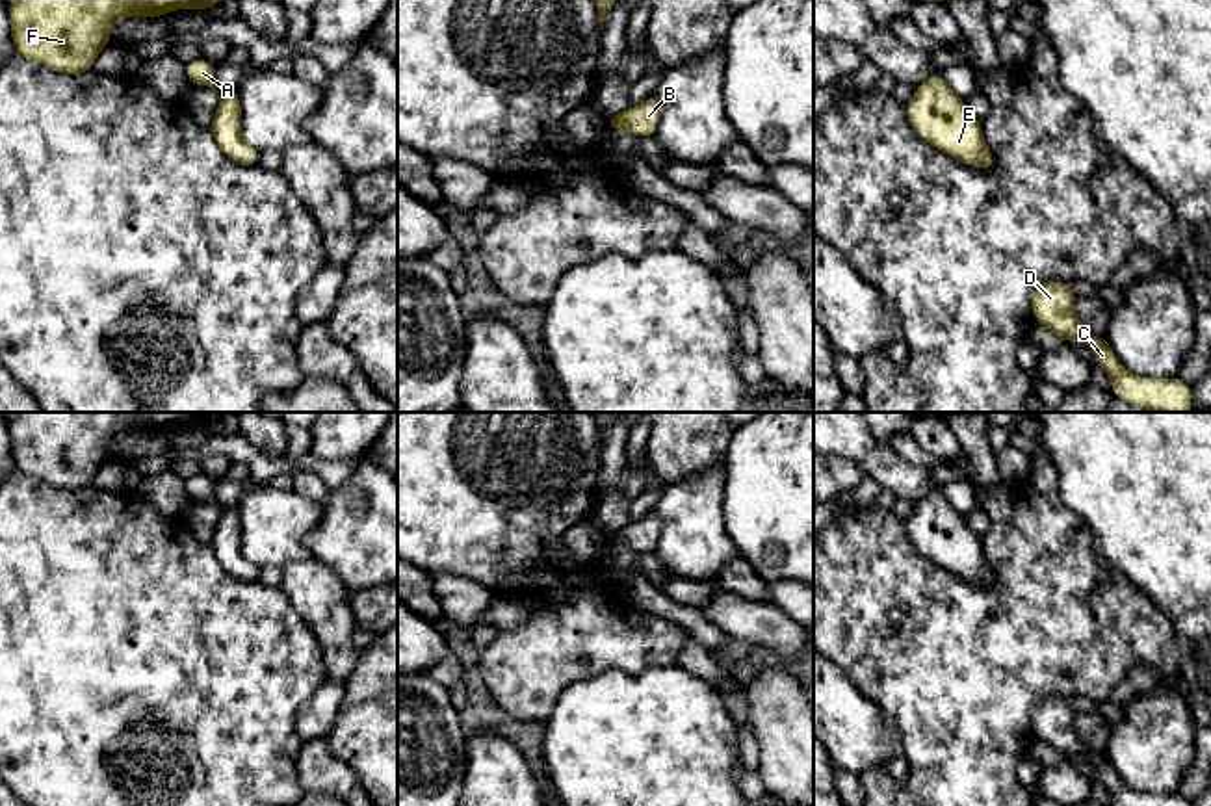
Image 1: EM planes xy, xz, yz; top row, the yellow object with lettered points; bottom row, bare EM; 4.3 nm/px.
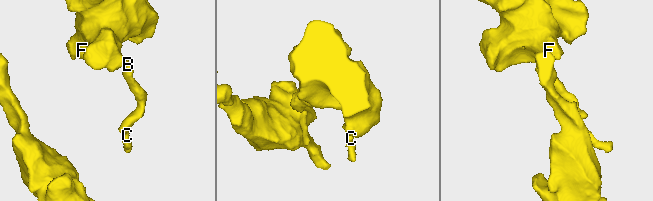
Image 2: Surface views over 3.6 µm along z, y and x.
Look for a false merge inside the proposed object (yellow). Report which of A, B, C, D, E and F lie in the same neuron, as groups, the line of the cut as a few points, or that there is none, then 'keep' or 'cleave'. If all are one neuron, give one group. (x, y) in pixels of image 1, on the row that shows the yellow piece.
groups A B C D E F; cut none; keep

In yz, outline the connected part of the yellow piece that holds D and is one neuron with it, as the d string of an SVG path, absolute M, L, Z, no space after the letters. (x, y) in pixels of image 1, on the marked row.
M1048 282L1031 295L1033 319L1062 342L1087 344L1111 379L1113 392L1129 405L1153 412L1191 412L1191 384L1183 379L1150 379L1131 375L1120 366L1105 338L1092 336L1074 312L1070 282Z

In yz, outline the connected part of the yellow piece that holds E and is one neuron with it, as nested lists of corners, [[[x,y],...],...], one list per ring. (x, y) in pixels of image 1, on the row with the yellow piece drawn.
[[[942,74],[919,84],[905,108],[916,134],[927,143],[957,162],[981,169],[994,167],[981,121],[968,111],[964,100],[955,95]]]

